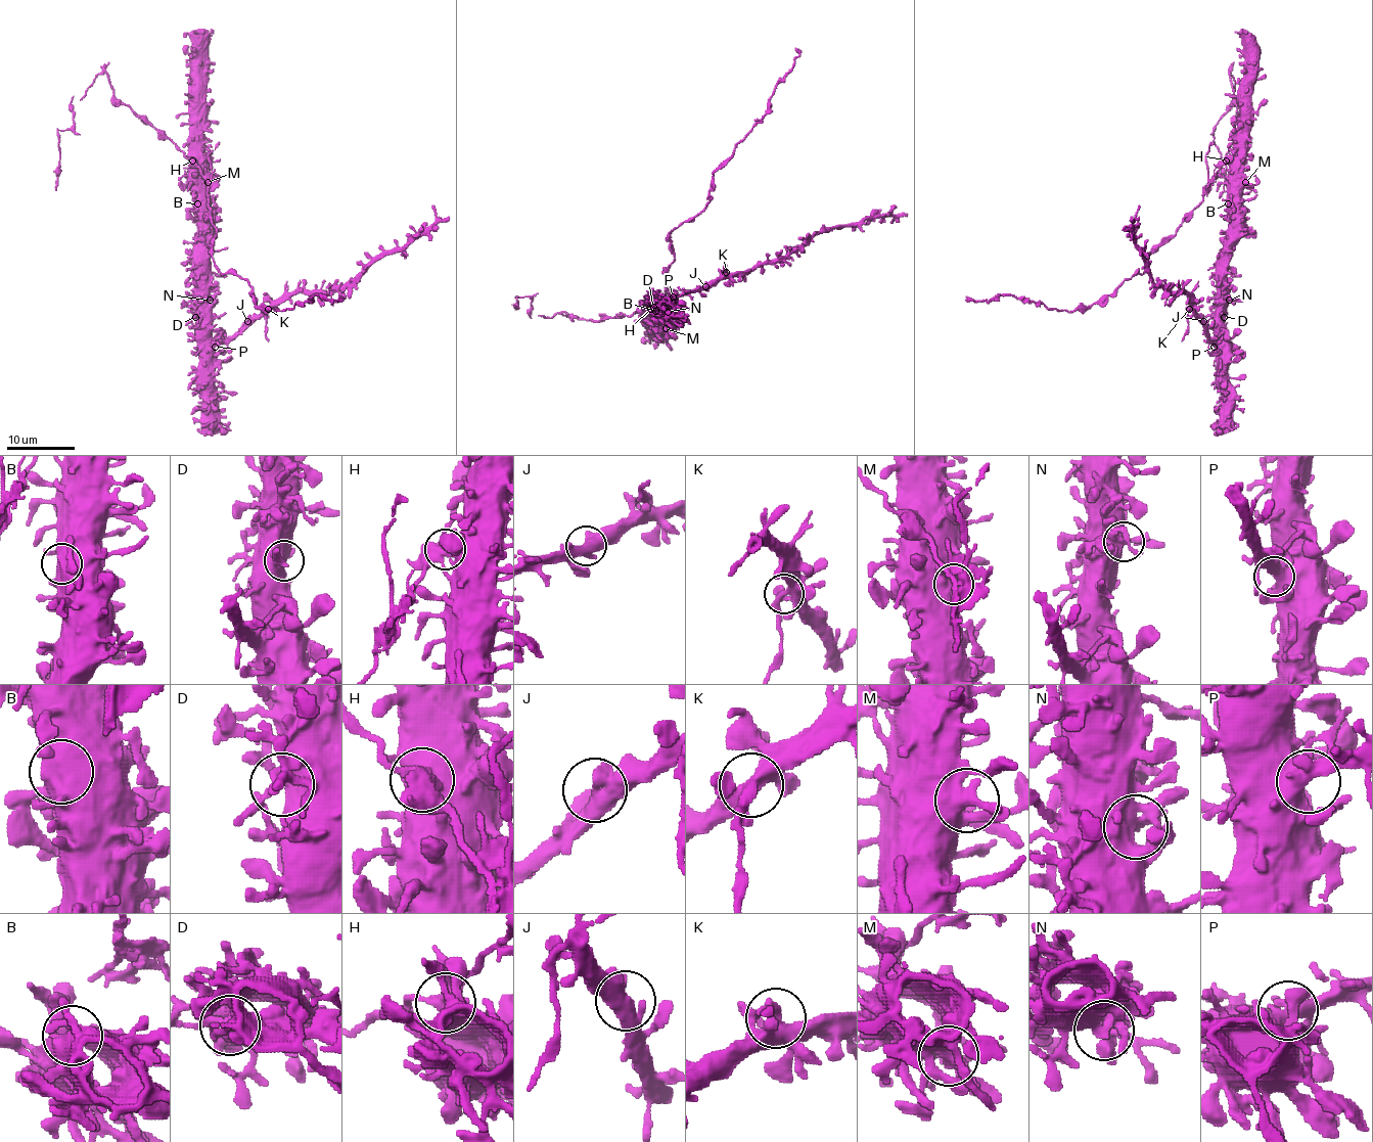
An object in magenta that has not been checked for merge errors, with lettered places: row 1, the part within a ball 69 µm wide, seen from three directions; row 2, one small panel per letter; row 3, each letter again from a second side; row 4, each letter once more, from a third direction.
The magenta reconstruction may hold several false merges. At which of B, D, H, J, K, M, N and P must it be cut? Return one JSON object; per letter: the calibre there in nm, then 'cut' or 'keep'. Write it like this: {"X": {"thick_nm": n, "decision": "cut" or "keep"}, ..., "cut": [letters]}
{"B": {"thick_nm": 440, "decision": "keep"}, "D": {"thick_nm": 480, "decision": "keep"}, "H": {"thick_nm": 440, "decision": "cut"}, "J": {"thick_nm": 480, "decision": "keep"}, "K": {"thick_nm": 400, "decision": "cut"}, "M": {"thick_nm": 440, "decision": "keep"}, "N": {"thick_nm": 360, "decision": "keep"}, "P": {"thick_nm": 440, "decision": "keep"}, "cut": ["H", "K"]}

